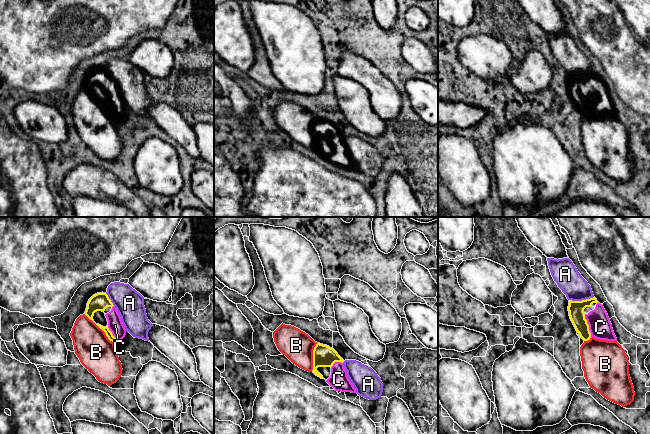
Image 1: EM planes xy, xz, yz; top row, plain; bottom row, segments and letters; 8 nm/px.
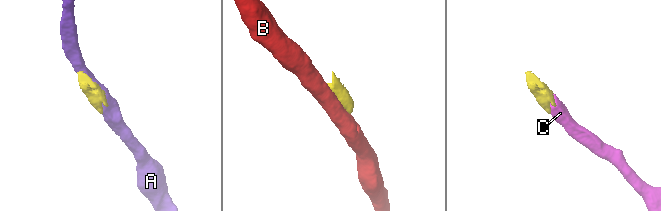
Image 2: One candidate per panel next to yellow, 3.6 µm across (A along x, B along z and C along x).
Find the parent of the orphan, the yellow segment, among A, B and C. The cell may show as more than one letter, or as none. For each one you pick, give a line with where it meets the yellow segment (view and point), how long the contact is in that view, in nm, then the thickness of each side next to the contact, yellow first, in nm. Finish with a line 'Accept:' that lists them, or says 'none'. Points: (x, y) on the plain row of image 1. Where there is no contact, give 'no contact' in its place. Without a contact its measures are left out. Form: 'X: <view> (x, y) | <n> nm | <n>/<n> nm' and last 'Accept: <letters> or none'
C: yz (588, 101) | 190 nm | 130/180 nm
Accept: C

